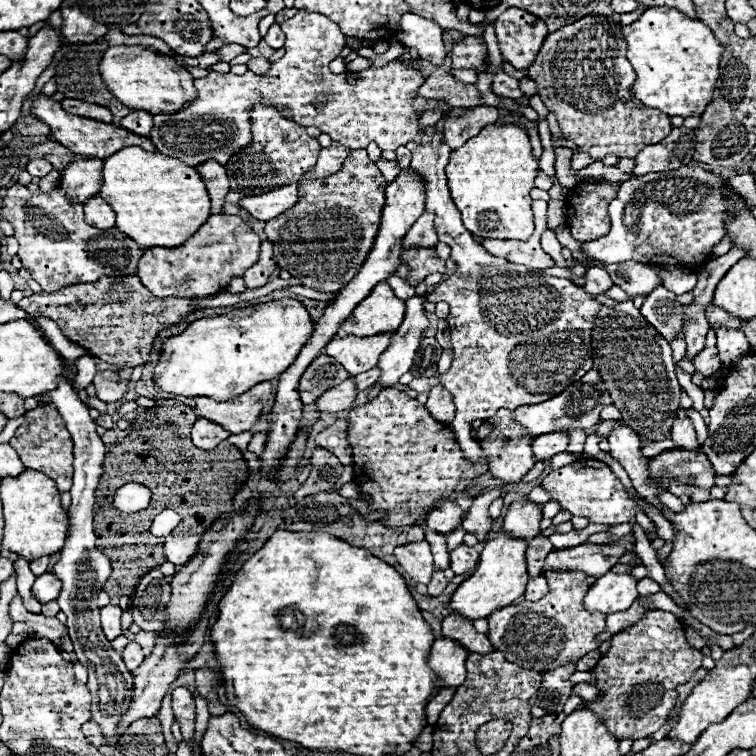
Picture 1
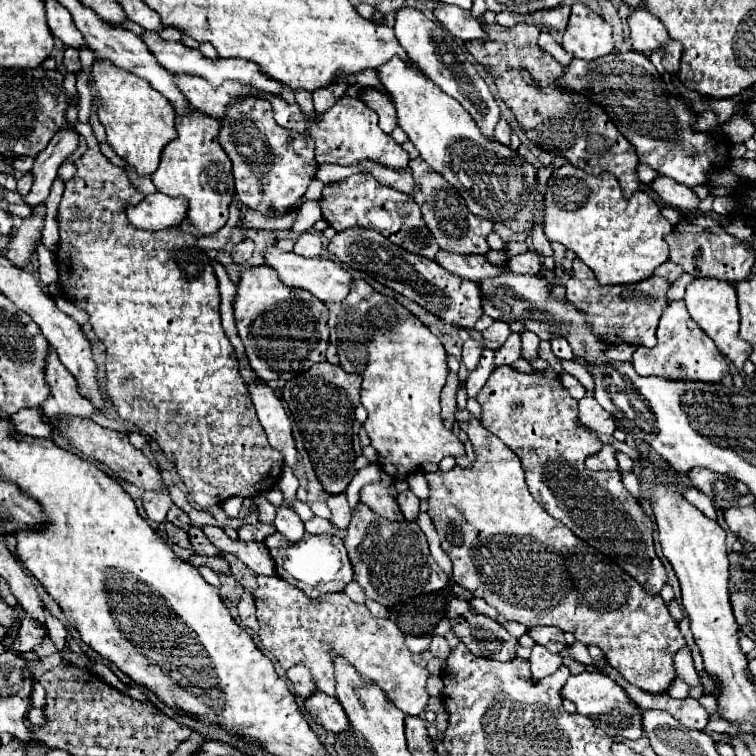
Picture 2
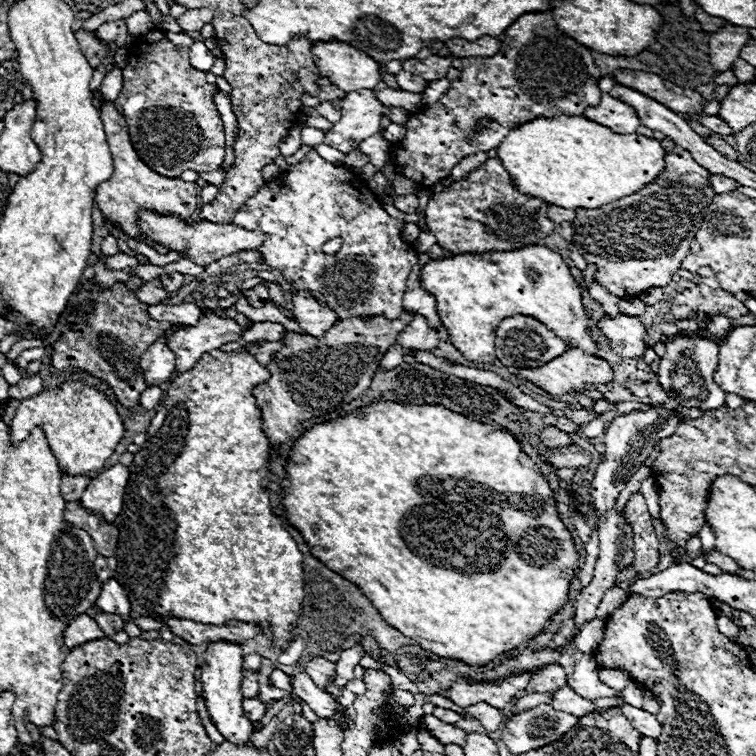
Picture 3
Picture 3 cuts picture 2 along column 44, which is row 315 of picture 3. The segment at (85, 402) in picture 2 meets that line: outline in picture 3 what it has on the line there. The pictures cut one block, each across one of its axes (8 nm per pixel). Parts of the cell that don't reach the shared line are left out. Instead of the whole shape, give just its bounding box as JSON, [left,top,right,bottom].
[254,310,414,446]

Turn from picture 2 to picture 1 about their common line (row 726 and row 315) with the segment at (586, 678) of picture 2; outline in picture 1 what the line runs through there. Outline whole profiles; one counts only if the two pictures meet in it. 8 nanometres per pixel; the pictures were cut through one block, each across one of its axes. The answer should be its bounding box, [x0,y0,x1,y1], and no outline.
[592,300,680,440]

